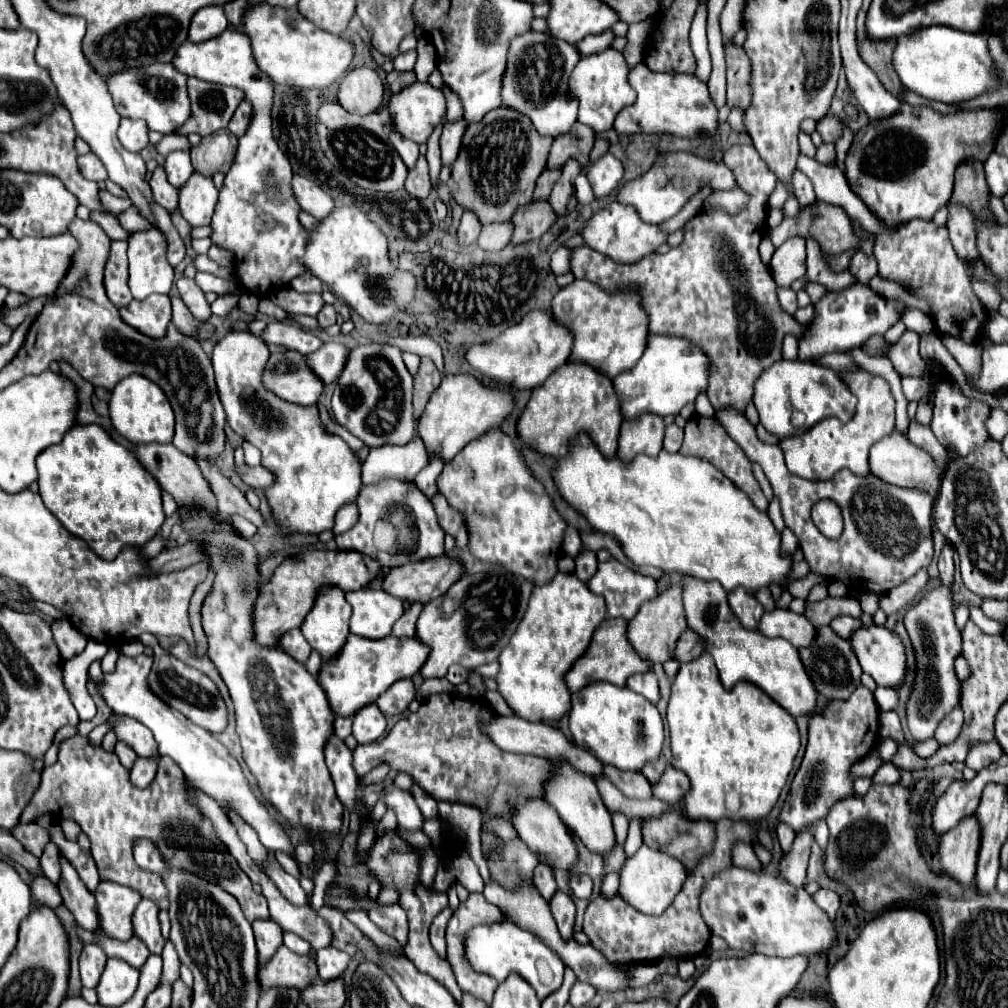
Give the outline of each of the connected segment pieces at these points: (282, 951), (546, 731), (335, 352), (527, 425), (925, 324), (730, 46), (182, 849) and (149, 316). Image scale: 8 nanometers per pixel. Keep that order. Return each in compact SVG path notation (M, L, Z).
M278 947L278 951L266 961L260 963L260 989L272 987L308 987L318 975L316 963L306 955L296 955L288 947Z
M496 715L492 717L492 721L488 723L480 723L480 729L488 735L488 739L492 739L492 743L496 743L500 749L510 751L510 753L528 753L528 755L536 755L536 757L550 757L550 759L568 759L568 763L572 763L576 769L584 771L590 777L596 777L602 773L602 763L588 751L584 751L582 747L576 747L574 743L570 743L562 731L546 725L546 723L532 723L532 721L524 721L522 717L502 717Z
M324 343L318 351L310 353L308 359L308 367L312 367L312 373L324 383L334 383L340 375L340 371L344 369L348 357L348 349L340 343Z
M568 361L532 391L532 397L518 419L518 435L520 441L534 451L562 457L568 451L568 441L586 431L604 457L614 457L620 425L622 411L612 381L604 373L592 369L592 365Z
M907 307L900 317L900 321L905 323L909 330L913 330L920 336L928 335L935 330L935 325L927 314L921 310Z
M728 41L724 45L724 51L726 51L726 79L728 79L728 99L726 99L726 103L728 103L730 109L738 107L738 109L746 111L750 107L750 101L752 101L752 87L748 83L748 79L750 79L750 59L744 53L744 49L736 47L732 41Z
M70 737L60 743L58 761L42 771L42 783L24 809L20 823L34 823L42 813L56 819L76 821L88 839L92 839L92 857L96 861L100 881L114 881L132 887L144 899L154 901L160 909L168 909L168 889L164 887L164 879L138 867L132 855L134 841L142 837L156 843L156 849L172 867L192 871L234 895L248 921L270 917L266 899L254 893L252 881L244 871L240 871L236 859L224 859L216 865L216 857L232 855L228 847L220 843L210 819L206 819L196 803L190 801L186 777L168 757L160 757L156 779L146 789L136 789L128 783L128 769L122 767L114 753L104 747L92 747L88 737Z
M150 295L144 301L132 301L128 307L120 309L122 319L132 325L136 331L162 339L170 323L170 297L168 295Z

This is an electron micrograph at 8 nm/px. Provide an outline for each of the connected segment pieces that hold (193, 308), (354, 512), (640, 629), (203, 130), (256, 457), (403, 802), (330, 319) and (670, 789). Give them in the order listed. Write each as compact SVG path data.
M182 275L182 277L176 281L176 287L178 287L178 291L180 291L182 301L186 303L186 307L190 309L190 313L192 313L198 321L206 321L206 319L212 315L210 305L206 303L204 293L202 293L202 289L194 283L194 279L188 279L188 277Z
M346 505L346 507L342 507L340 511L338 511L338 515L336 515L336 525L334 525L334 537L336 535L340 535L340 533L344 533L344 531L348 531L348 529L352 529L354 527L354 523L356 523L356 519L358 519L358 509L356 509L356 505Z
M672 581L672 585L662 591L656 599L650 599L640 607L636 617L628 623L628 641L632 647L652 663L664 663L672 657L678 637L686 631L686 617L682 607L682 581Z
M188 79L188 97L192 103L192 119L188 119L188 123L184 123L184 127L174 133L198 133L200 137L206 137L214 133L214 129L228 127L236 107L240 101L244 101L244 91L200 79Z
M244 441L242 447L244 447L244 461L248 465L260 465L260 451L252 443L248 443L248 441Z
M388 783L384 787L384 795L382 795L384 803L386 803L386 809L392 809L396 813L396 819L398 819L398 827L404 827L404 829L420 829L422 827L422 813L420 809L416 807L412 795L408 791L402 791L398 787L394 787L392 783Z
M324 305L322 311L316 315L316 319L318 319L318 325L322 329L326 329L328 325L334 325L336 323L336 309L334 309L334 305Z
M668 765L664 775L660 777L660 783L654 783L652 787L654 787L652 793L656 799L662 799L670 805L678 805L684 793L690 789L690 779L682 771Z

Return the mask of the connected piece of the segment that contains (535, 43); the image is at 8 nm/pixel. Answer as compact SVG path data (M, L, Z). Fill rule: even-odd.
M524 33L512 39L502 79L502 107L512 107L514 111L528 115L540 135L556 139L570 133L572 125L576 123L578 105L568 101L568 77L578 61L580 53L574 45L548 33ZM518 71L522 71L520 77Z

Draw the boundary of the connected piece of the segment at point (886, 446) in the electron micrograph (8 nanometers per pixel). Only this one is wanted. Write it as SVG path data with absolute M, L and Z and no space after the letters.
M896 429L892 435L884 437L882 441L878 441L872 449L870 449L870 467L872 467L872 475L880 477L882 481L896 485L896 487L906 487L906 489L920 489L926 491L930 497L936 497L940 493L940 485L942 479L950 467L950 461L944 461L944 465L940 467L932 455L928 455L924 449L912 445L904 435L900 435Z

